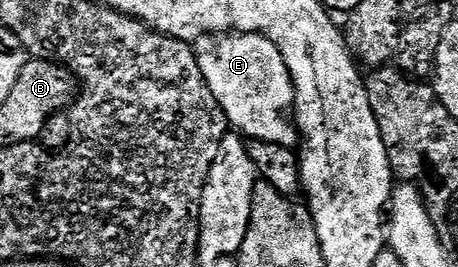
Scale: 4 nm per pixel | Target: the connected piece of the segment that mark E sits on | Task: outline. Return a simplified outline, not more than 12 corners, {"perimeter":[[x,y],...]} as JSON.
{"perimeter":[[256,32],[205,36],[208,88],[249,140],[293,148],[281,51]]}

